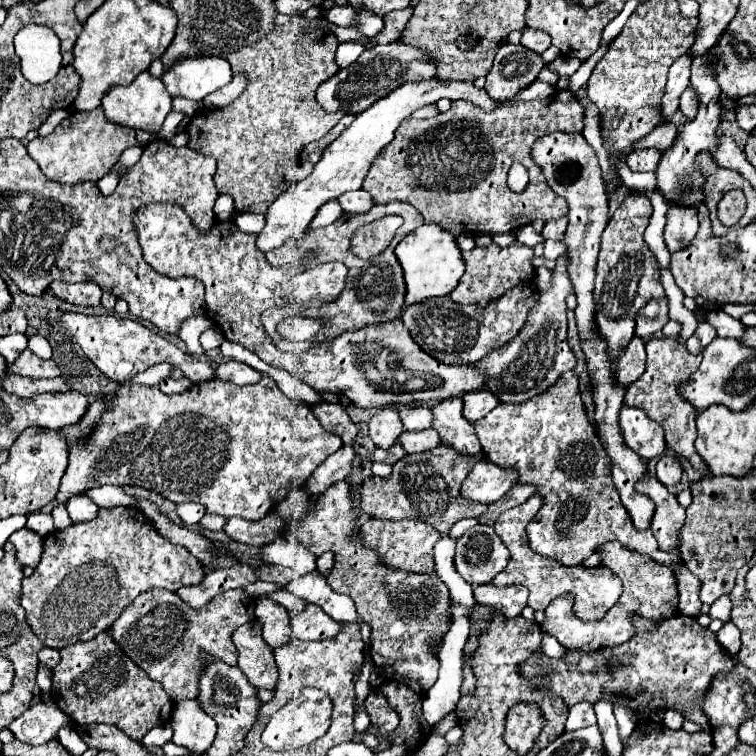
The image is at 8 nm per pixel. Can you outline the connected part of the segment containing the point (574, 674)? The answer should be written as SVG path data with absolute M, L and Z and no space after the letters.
M678 615L662 621L660 627L648 619L642 621L640 617L634 621L638 635L624 645L604 647L588 655L568 651L566 659L548 659L546 655L542 657L534 653L522 665L522 675L550 685L550 689L560 695L568 707L580 701L596 703L598 699L604 699L640 713L654 697L662 697L668 705L676 705L680 709L688 705L684 715L700 723L702 729L710 729L706 715L700 713L700 701L708 693L714 675L730 671L734 667L734 659L724 653L716 635L710 629L700 627L694 617Z

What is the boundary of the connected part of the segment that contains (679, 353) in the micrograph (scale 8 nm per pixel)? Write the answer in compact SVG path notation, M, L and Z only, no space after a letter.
M652 337L646 341L646 351L648 351L646 371L638 381L634 381L632 385L626 387L624 405L642 409L652 421L662 425L662 429L666 433L666 445L680 457L686 457L698 471L702 471L704 475L710 475L708 467L700 461L700 457L694 449L696 409L692 405L688 405L678 393L678 385L684 383L686 379L690 379L690 375L698 369L700 361L702 361L702 353L698 353L698 355L688 353L686 345L680 343L678 337L662 337L662 339Z

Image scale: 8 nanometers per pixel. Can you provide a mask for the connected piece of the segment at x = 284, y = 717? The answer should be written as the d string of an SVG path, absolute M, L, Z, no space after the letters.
M308 687L302 691L302 695L298 699L288 701L280 711L276 711L270 717L270 721L262 733L262 741L272 751L286 751L286 749L298 749L298 747L310 745L316 737L322 737L328 731L330 715L332 715L330 697L320 689Z

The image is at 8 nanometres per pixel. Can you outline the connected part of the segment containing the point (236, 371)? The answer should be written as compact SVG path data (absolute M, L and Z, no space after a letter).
M226 361L226 363L218 365L216 379L232 381L234 385L252 385L262 379L262 373L254 371L252 367L240 363L240 361Z

